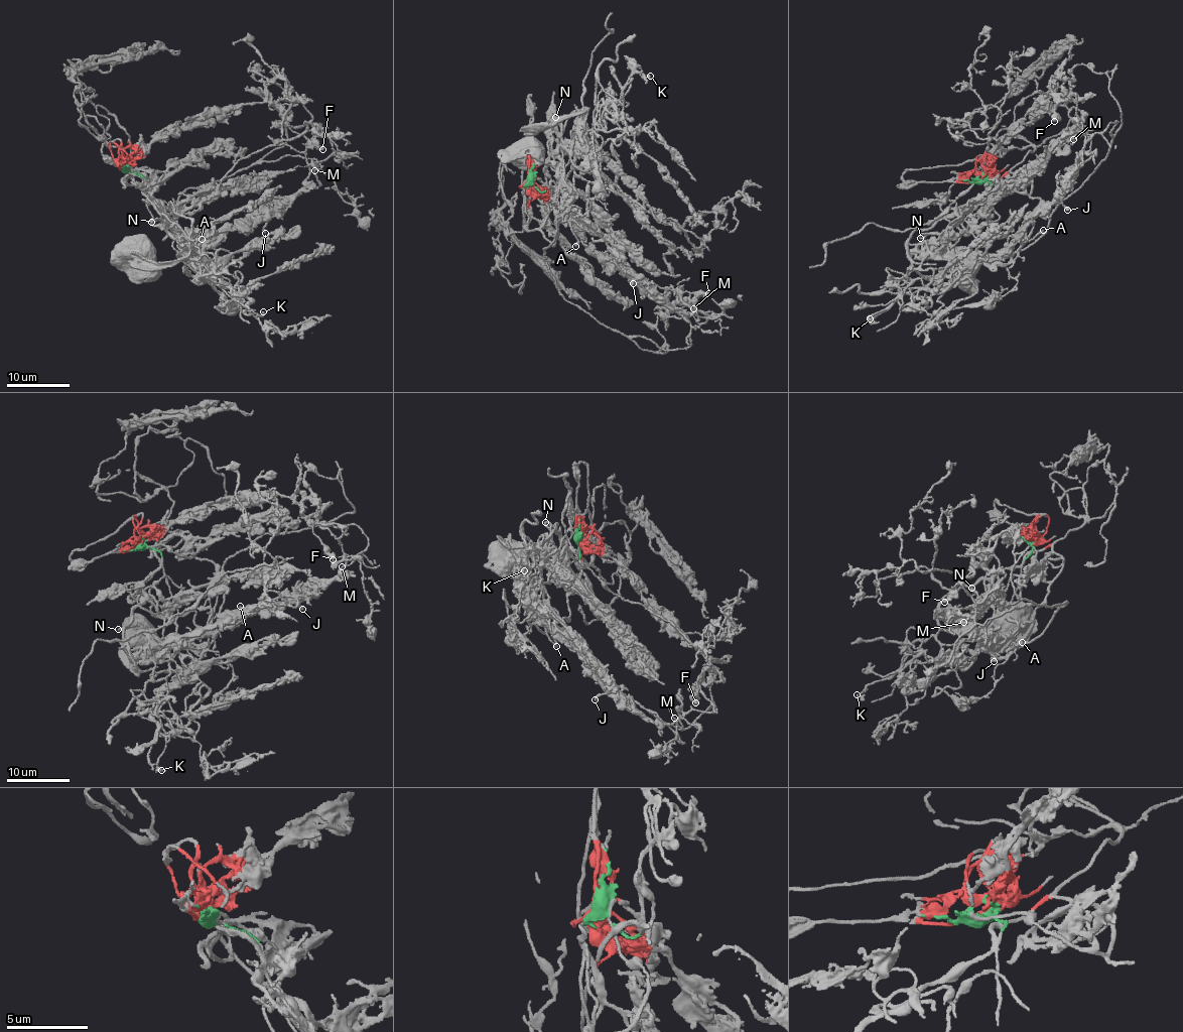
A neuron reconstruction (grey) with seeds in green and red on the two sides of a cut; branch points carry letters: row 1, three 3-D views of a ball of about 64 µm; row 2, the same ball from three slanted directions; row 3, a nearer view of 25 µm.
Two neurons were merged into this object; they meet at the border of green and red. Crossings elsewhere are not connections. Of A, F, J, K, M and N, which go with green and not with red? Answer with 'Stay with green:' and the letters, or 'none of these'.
Stay with green: K, N

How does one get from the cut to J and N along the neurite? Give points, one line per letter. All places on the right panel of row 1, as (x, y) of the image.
J: (983, 177), (1015, 172), (1023, 190), (1041, 201), (1031, 234), (1010, 252), (1033, 215), (1060, 200), (1067, 211)
N: (983, 177), (991, 182), (987, 194), (988, 225), (977, 225), (964, 232), (948, 247), (935, 234), (920, 238)

